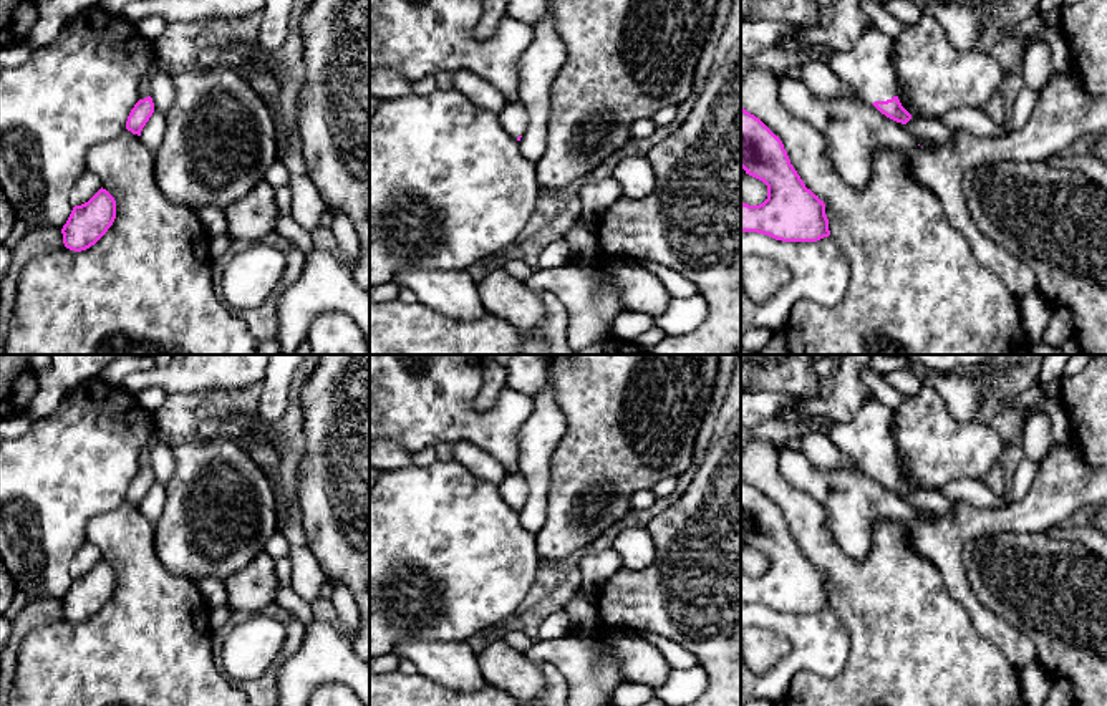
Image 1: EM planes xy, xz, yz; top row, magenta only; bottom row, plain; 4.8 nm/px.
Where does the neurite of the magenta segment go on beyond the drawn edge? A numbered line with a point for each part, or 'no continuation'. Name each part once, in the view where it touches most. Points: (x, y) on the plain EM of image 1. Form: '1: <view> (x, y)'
1: yz (865, 438)

